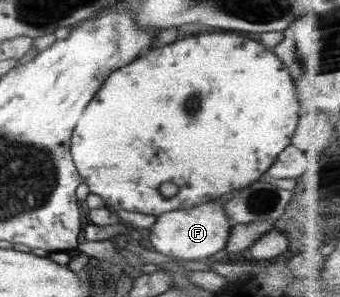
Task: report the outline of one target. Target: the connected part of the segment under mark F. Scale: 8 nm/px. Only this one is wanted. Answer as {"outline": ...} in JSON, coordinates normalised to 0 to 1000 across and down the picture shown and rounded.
{"outline":[[[635,670],[574,690],[559,704],[471,721],[429,805],[438,838],[544,879],[582,879],[653,845],[671,818],[679,761],[671,724],[659,717],[659,680],[665,677]]]}

